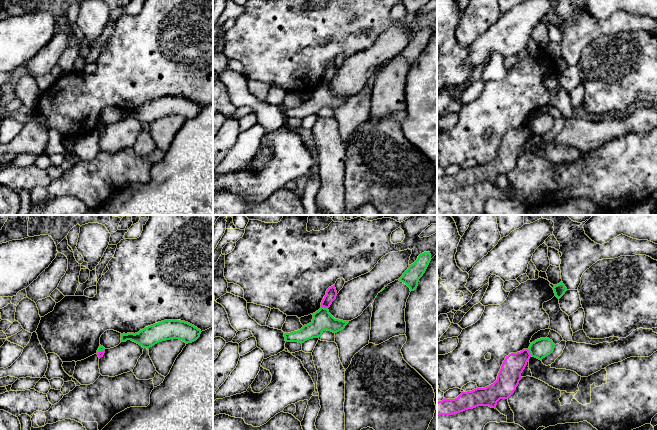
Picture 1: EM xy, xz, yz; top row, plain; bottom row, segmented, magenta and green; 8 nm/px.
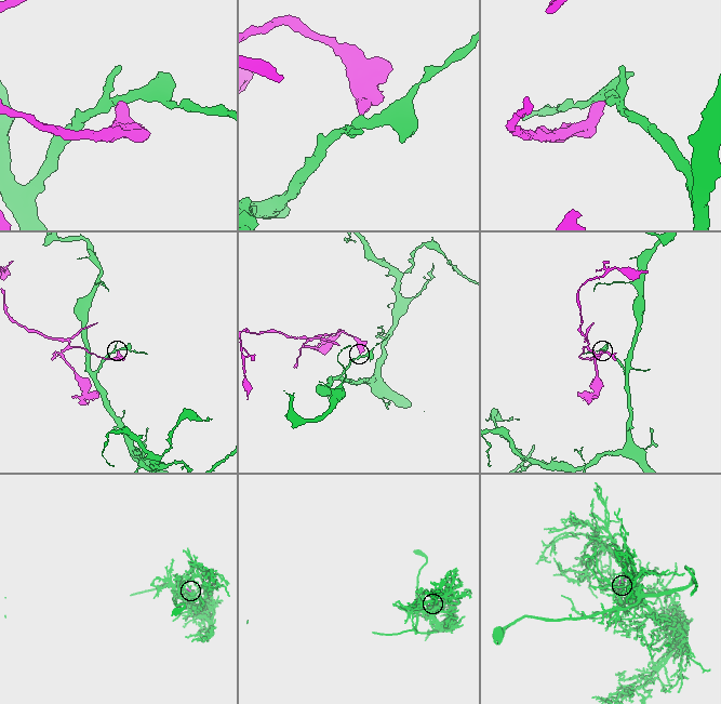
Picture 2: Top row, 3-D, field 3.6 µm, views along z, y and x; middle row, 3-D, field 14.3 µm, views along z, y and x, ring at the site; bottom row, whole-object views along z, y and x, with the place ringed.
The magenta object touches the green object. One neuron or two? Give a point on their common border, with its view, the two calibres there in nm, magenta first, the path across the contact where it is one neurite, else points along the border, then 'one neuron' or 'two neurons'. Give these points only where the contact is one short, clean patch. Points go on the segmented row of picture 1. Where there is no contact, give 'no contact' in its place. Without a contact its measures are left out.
meets magenta in xz at (324, 307); 90 nm thick on the magenta side, 160 nm on the other; border along xz (321, 306), (327, 308); two neurons

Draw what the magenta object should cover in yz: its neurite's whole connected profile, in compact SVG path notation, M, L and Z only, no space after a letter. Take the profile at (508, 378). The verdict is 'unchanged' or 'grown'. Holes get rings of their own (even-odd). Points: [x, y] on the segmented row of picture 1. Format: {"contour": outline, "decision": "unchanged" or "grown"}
{"contour": "M528 349L506 356L497 380L485 387L462 392L455 399L443 399L437 402L437 415L453 415L478 406L496 409L500 399L508 399L516 390L531 354Z", "decision": "unchanged"}

